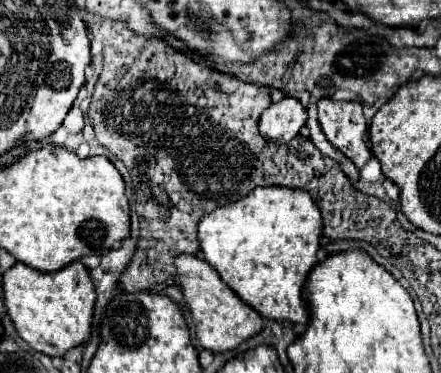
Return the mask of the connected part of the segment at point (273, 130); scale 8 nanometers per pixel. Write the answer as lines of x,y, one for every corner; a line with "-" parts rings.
285,97
279,103
271,103
261,119
259,131
265,139
275,143
289,143
299,135
299,129
305,125
307,113
295,97

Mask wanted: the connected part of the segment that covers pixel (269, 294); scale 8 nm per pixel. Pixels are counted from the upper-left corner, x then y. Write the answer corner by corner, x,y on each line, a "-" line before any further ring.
269,185
269,187
255,187
249,195
203,215
199,221
197,239
203,259
247,305
257,309
257,313
275,321
307,323
307,311
301,291
309,271
317,263
321,227
323,221
319,207
313,203
309,193
305,193
303,189

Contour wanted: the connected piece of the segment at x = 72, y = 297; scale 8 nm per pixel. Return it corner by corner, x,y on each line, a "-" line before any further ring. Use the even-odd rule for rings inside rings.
73,261
53,273
43,273
29,265
15,263
3,273
3,293
13,325
31,349
49,357
61,357
73,345
83,345
83,341
89,339
95,289
87,267
81,261

